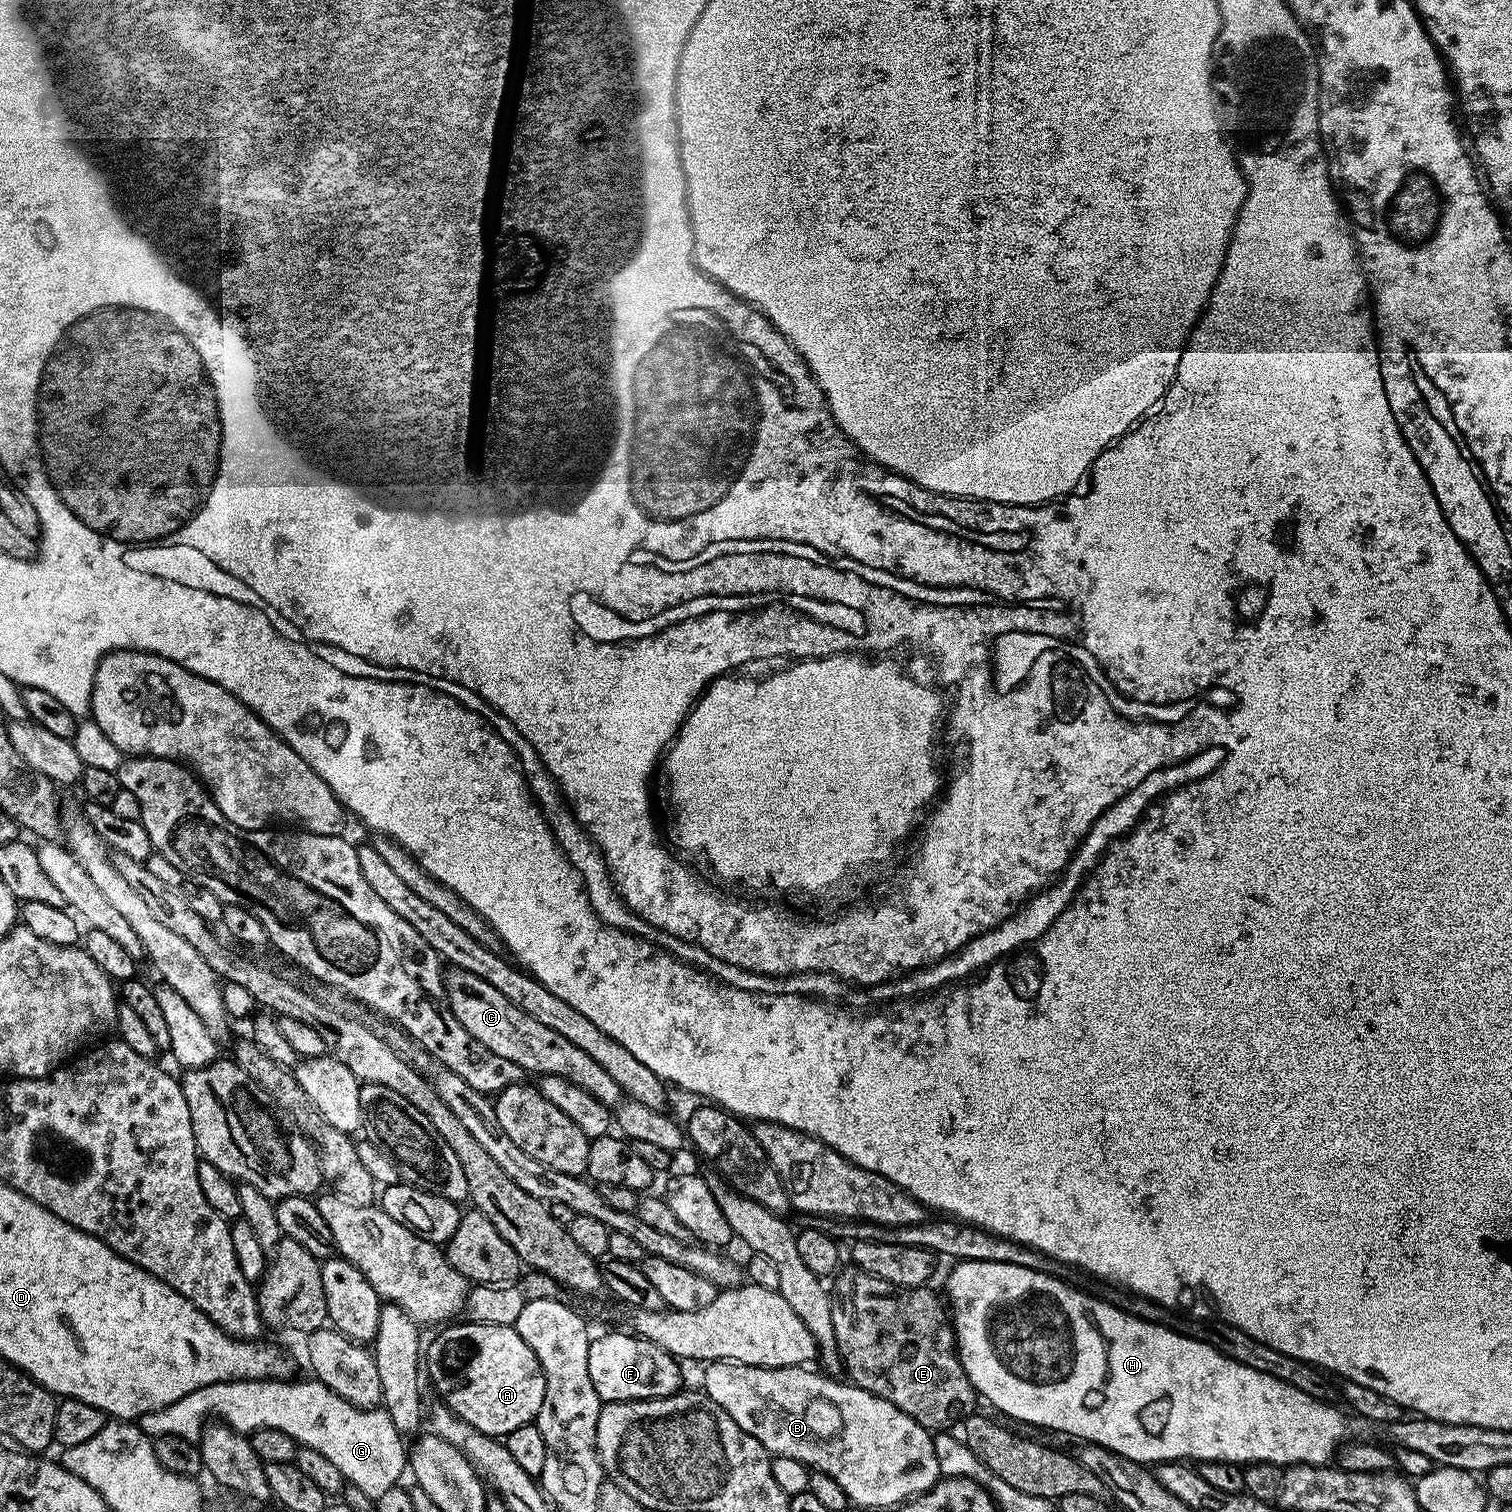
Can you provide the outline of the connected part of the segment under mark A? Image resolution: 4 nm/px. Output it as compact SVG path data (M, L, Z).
M471 1322L453 1323L444 1326L432 1340L432 1345L426 1348L426 1376L432 1379L439 1399L445 1408L462 1418L474 1430L483 1436L503 1438L509 1436L518 1426L533 1423L542 1410L542 1398L546 1390L544 1375L540 1369L538 1358L534 1358L534 1350L522 1342L515 1327L507 1324L474 1324Z

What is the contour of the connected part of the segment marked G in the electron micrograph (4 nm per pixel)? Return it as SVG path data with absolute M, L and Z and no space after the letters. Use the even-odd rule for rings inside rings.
M273 1378L270 1380L227 1380L226 1382L218 1382L206 1386L202 1390L194 1390L190 1394L186 1394L186 1398L178 1398L178 1402L174 1402L170 1406L166 1406L162 1410L154 1410L150 1414L142 1414L139 1418L139 1425L147 1436L153 1438L157 1436L177 1436L178 1438L186 1438L193 1442L199 1441L200 1433L205 1427L206 1419L204 1415L207 1412L217 1412L219 1419L223 1423L229 1424L235 1432L242 1432L251 1434L262 1430L263 1428L273 1428L282 1434L286 1434L291 1440L296 1441L297 1445L309 1448L310 1450L318 1450L318 1454L322 1454L322 1458L330 1458L330 1462L334 1462L334 1466L338 1466L338 1470L344 1476L345 1481L351 1487L362 1490L362 1494L366 1494L373 1502L382 1494L386 1494L386 1490L397 1487L401 1483L400 1475L405 1475L406 1472L406 1440L400 1435L398 1430L394 1430L394 1422L390 1422L390 1414L384 1412L383 1407L377 1406L375 1408L356 1408L350 1402L346 1402L346 1398L342 1398L338 1394L334 1394L334 1390L330 1390L322 1381L315 1378L307 1378L308 1380L296 1380L297 1378Z

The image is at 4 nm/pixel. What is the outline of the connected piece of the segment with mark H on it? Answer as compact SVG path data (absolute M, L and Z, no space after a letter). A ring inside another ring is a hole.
M961 1260L955 1265L956 1269L948 1276L948 1296L946 1295L947 1303L950 1305L950 1319L954 1325L956 1333L956 1351L960 1354L960 1365L964 1368L964 1373L968 1375L968 1381L971 1382L973 1388L981 1397L984 1396L997 1408L1000 1412L1005 1412L1012 1420L1021 1420L1024 1424L1033 1424L1036 1428L1049 1428L1052 1432L1065 1432L1068 1436L1077 1436L1078 1439L1084 1440L1080 1442L1087 1442L1088 1444L1097 1444L1103 1448L1109 1448L1110 1451L1116 1452L1119 1456L1130 1458L1136 1464L1143 1464L1145 1466L1155 1466L1163 1464L1165 1460L1174 1460L1177 1462L1214 1462L1215 1464L1239 1464L1247 1466L1249 1464L1279 1464L1281 1466L1291 1466L1294 1464L1319 1464L1321 1466L1327 1465L1328 1460L1339 1453L1342 1445L1349 1439L1360 1438L1367 1428L1370 1428L1369 1421L1361 1420L1359 1418L1352 1418L1349 1422L1342 1413L1339 1412L1339 1407L1336 1404L1325 1404L1322 1400L1315 1400L1310 1398L1310 1394L1302 1394L1302 1390L1294 1390L1294 1386L1286 1386L1286 1382L1278 1382L1278 1378L1270 1378L1270 1374L1258 1374L1258 1370L1250 1370L1250 1366L1242 1366L1242 1362L1234 1362L1230 1358L1226 1358L1226 1354L1222 1354L1218 1350L1214 1350L1202 1340L1196 1339L1195 1335L1188 1334L1183 1336L1180 1332L1175 1332L1172 1328L1163 1328L1165 1325L1160 1322L1153 1322L1151 1320L1142 1320L1138 1316L1133 1316L1132 1313L1124 1311L1123 1307L1112 1304L1107 1304L1104 1300L1099 1300L1096 1296L1087 1296L1084 1292L1079 1292L1076 1288L1071 1288L1068 1284L1063 1284L1062 1281L1056 1277L1056 1274L1049 1274L1047 1272L1039 1272L1038 1270L1030 1270L1026 1266L1014 1266L1006 1262L978 1262L977 1260Z

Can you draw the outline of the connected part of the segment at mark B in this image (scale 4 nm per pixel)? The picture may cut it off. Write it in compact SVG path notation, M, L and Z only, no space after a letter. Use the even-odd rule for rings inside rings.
M713 1360L705 1368L708 1369L704 1372L702 1391L711 1400L718 1402L718 1406L722 1406L722 1410L726 1410L726 1414L730 1414L730 1418L734 1418L734 1422L738 1422L738 1426L742 1426L742 1430L746 1430L746 1434L758 1438L758 1442L762 1442L762 1446L772 1456L794 1458L798 1462L808 1465L809 1469L834 1478L834 1482L838 1482L838 1486L842 1486L842 1490L855 1507L857 1504L860 1508L888 1508L888 1510L892 1510L898 1504L905 1504L907 1500L912 1500L924 1492L929 1492L936 1485L937 1480L941 1479L938 1470L938 1454L932 1441L933 1433L929 1429L923 1428L918 1422L914 1422L914 1418L910 1418L910 1414L898 1410L898 1406L878 1398L864 1388L857 1388L851 1382L839 1384L838 1381L831 1380L828 1376L819 1376L818 1373L811 1372L813 1369L808 1366L799 1368L759 1368L749 1364L734 1364L731 1360Z

